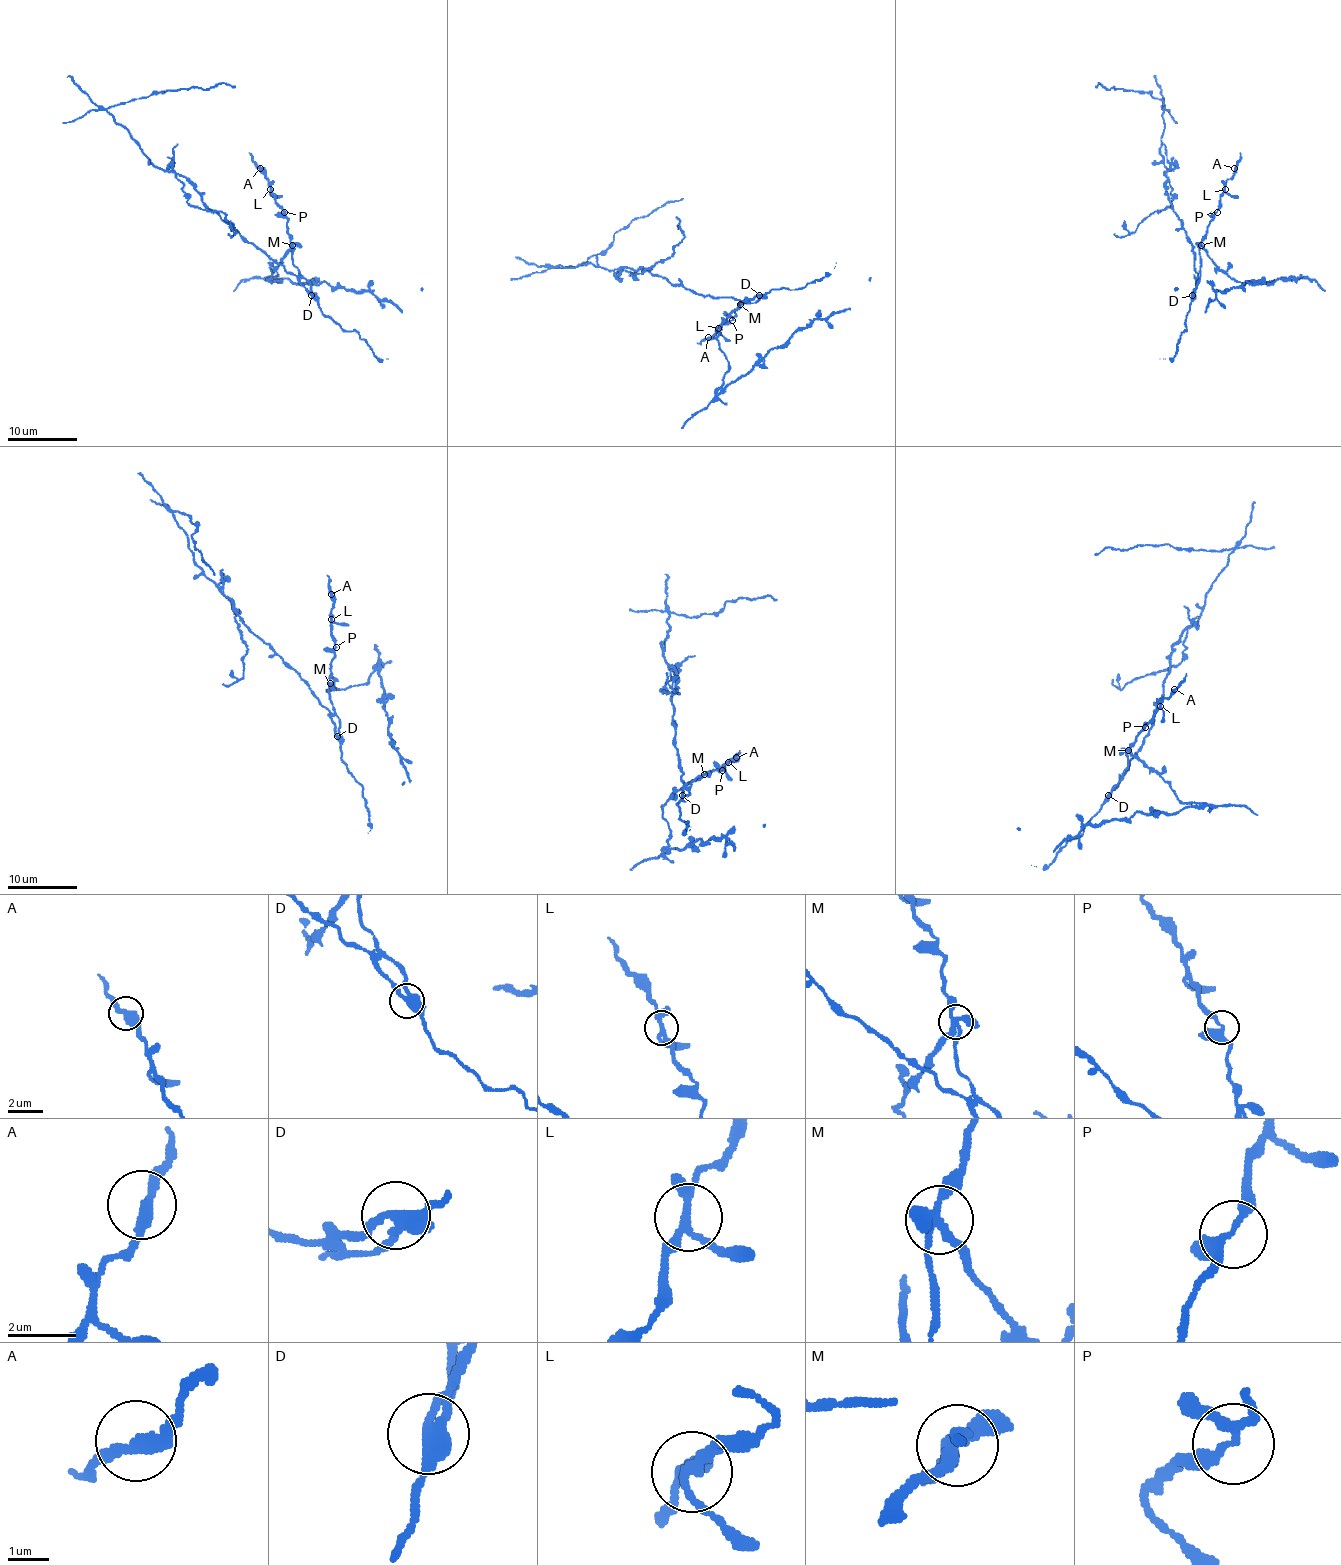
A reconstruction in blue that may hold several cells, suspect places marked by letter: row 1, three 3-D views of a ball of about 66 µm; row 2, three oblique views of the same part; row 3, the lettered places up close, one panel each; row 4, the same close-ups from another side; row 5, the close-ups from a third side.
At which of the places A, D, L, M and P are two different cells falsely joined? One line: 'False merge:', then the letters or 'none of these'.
False merge: D, M

